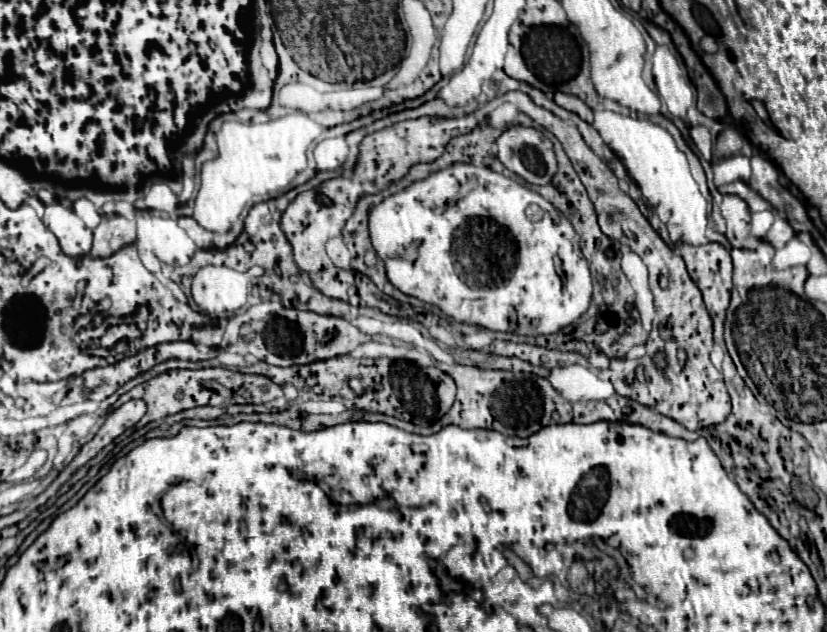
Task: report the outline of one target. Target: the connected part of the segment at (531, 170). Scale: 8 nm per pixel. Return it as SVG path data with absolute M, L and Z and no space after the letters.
M512 125L496 139L496 147L498 147L500 163L512 173L520 175L524 181L534 183L534 185L546 185L552 181L556 173L556 157L554 157L552 141L546 139L542 131L524 127L524 125Z

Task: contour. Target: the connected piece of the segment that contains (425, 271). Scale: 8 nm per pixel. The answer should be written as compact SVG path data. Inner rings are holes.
M452 163L386 197L370 209L368 217L370 241L384 261L390 283L406 295L440 307L460 323L518 335L548 335L574 323L590 305L592 277L572 223L542 195L490 167Z

